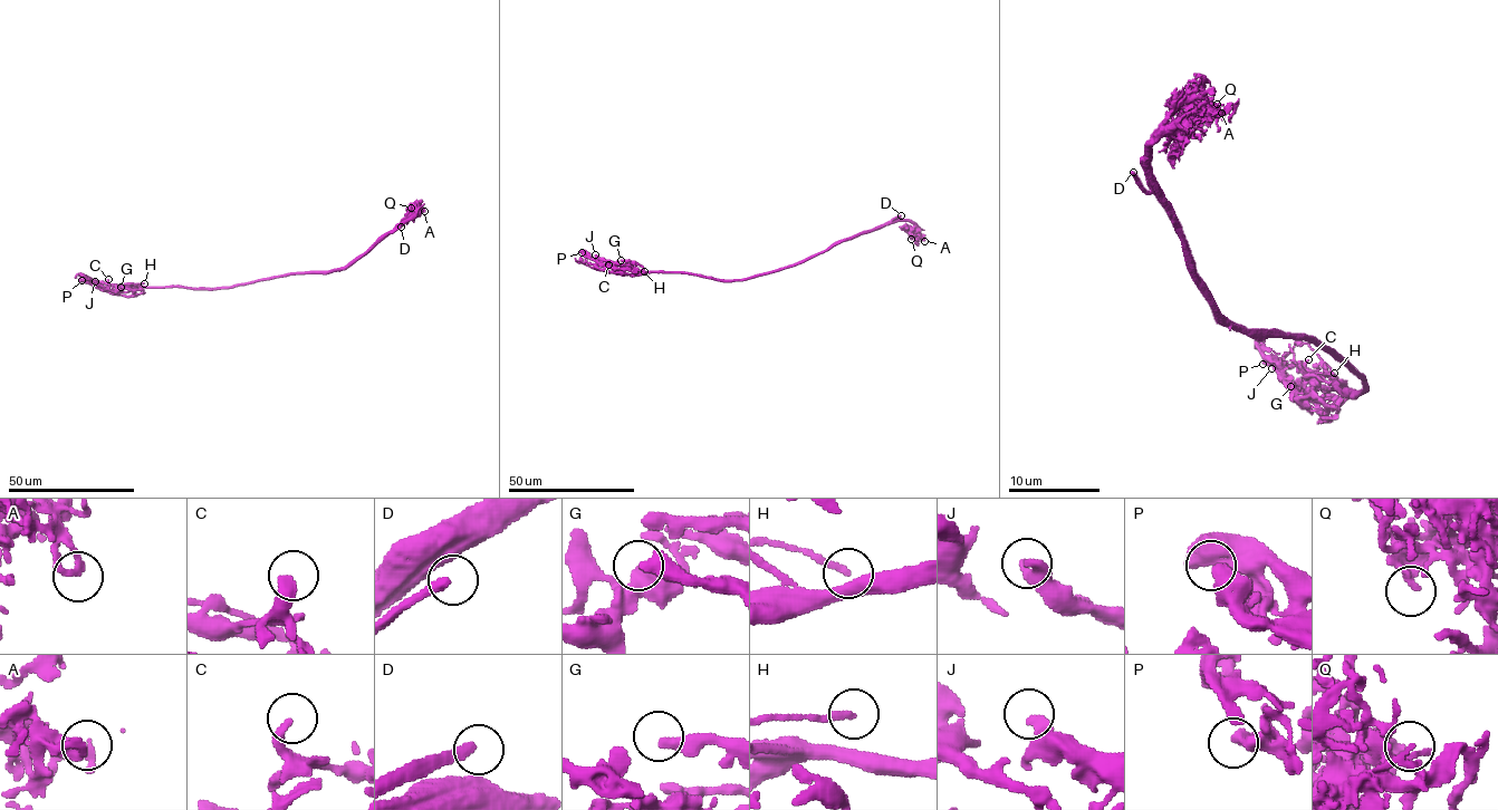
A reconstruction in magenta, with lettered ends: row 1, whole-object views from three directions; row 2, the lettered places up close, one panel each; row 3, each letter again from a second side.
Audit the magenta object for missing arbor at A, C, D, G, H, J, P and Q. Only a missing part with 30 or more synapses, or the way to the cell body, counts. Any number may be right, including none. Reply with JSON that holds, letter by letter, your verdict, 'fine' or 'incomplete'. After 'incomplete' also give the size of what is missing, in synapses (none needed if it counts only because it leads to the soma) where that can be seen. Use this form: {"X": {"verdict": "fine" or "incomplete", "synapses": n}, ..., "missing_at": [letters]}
{"A": {"verdict": "fine"}, "C": {"verdict": "fine"}, "D": {"verdict": "incomplete"}, "G": {"verdict": "fine"}, "H": {"verdict": "fine"}, "J": {"verdict": "fine"}, "P": {"verdict": "fine"}, "Q": {"verdict": "fine"}, "missing_at": ["D"]}

